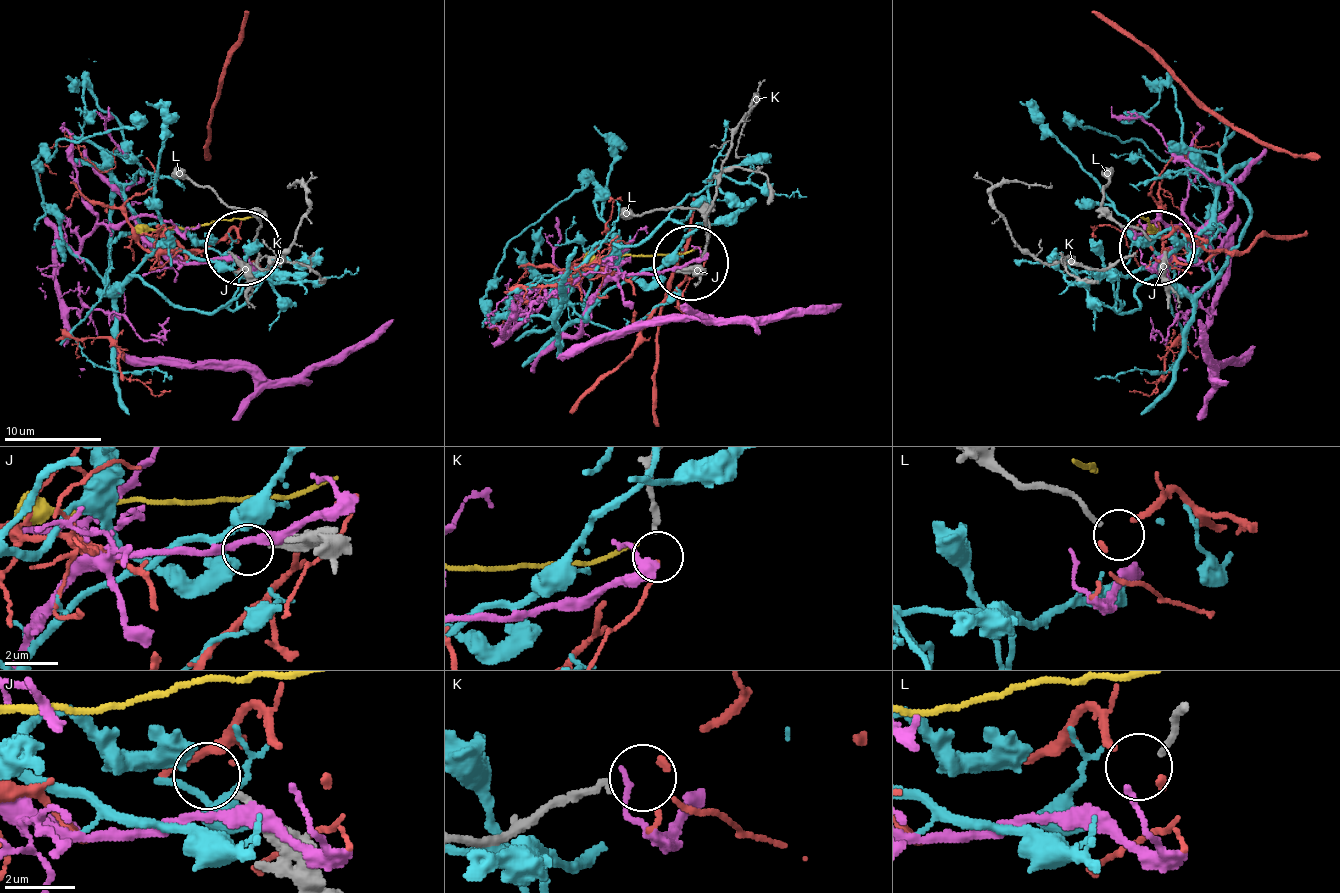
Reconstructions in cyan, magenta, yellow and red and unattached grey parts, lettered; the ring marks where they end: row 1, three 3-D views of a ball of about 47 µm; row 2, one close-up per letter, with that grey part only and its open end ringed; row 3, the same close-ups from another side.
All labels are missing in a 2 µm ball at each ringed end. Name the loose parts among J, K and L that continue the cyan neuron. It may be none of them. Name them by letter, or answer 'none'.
J

